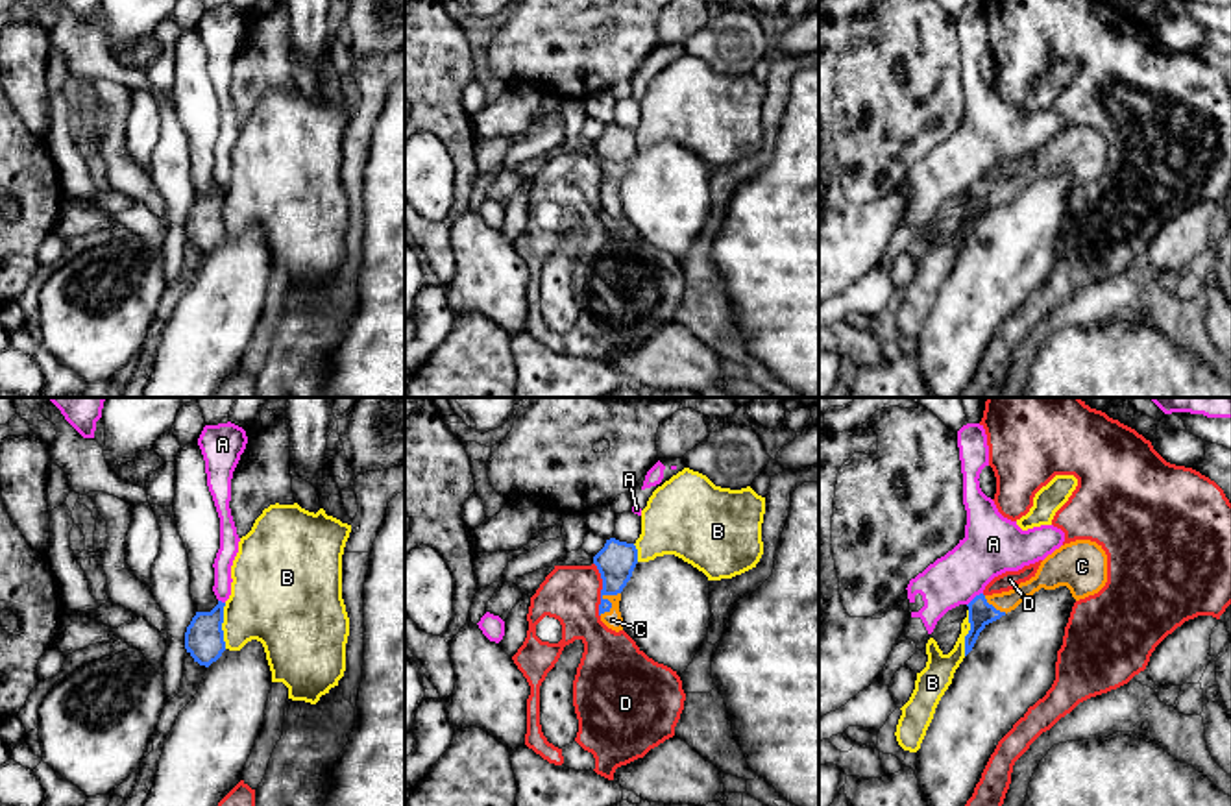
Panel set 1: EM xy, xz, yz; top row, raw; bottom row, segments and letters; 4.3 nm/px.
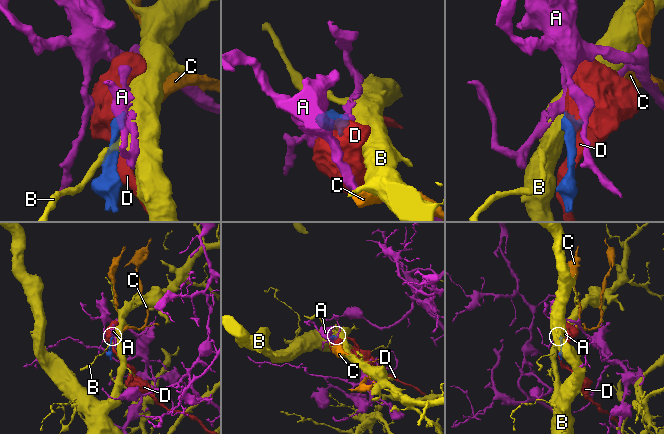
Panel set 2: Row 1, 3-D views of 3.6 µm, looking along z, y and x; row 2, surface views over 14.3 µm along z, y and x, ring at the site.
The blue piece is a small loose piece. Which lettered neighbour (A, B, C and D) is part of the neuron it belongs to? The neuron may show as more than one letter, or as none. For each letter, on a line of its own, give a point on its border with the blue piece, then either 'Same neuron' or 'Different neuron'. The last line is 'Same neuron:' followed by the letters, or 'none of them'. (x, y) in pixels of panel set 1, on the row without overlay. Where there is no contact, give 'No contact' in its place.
A: Touches blue at yz (975, 183). Different neuron
B: Touches blue at xy (220, 211). Different neuron
C: Touches blue at xz (609, 187). Same neuron
D: Touches blue at xz (601, 176). Different neuron
Same neuron: C

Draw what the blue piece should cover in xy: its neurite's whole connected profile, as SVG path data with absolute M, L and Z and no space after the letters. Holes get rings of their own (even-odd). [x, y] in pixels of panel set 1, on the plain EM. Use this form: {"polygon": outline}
{"polygon": "M218 190L211 198L196 198L185 218L185 235L200 251L209 253L225 237L224 227L224 192Z"}

